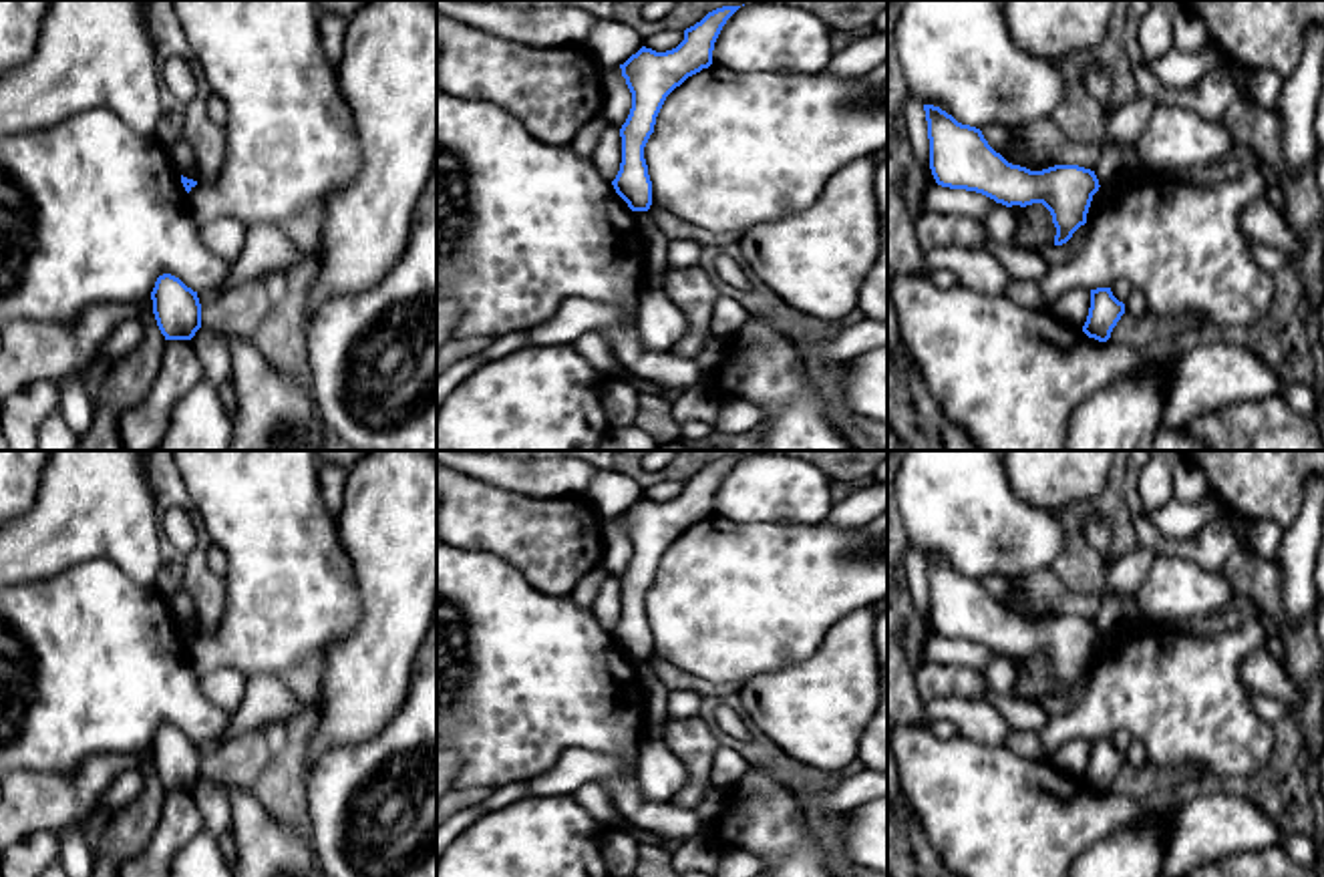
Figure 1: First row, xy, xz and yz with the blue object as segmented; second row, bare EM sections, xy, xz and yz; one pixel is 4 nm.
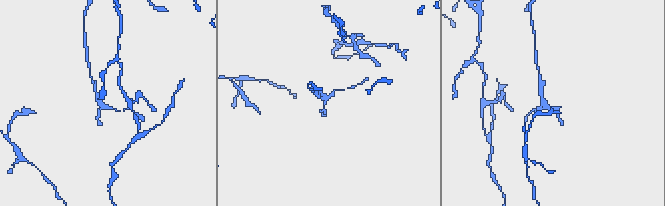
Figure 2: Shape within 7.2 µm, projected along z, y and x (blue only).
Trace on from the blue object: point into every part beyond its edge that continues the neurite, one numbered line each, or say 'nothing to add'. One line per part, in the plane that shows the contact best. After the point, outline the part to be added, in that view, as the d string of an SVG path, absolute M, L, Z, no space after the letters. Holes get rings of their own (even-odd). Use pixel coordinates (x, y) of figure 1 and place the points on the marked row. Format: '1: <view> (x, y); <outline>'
nothing to add

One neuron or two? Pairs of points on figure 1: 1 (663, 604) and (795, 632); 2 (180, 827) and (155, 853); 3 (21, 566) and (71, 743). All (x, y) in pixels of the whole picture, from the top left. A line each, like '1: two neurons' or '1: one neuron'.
1: one neuron
2: one neuron
3: two neurons

